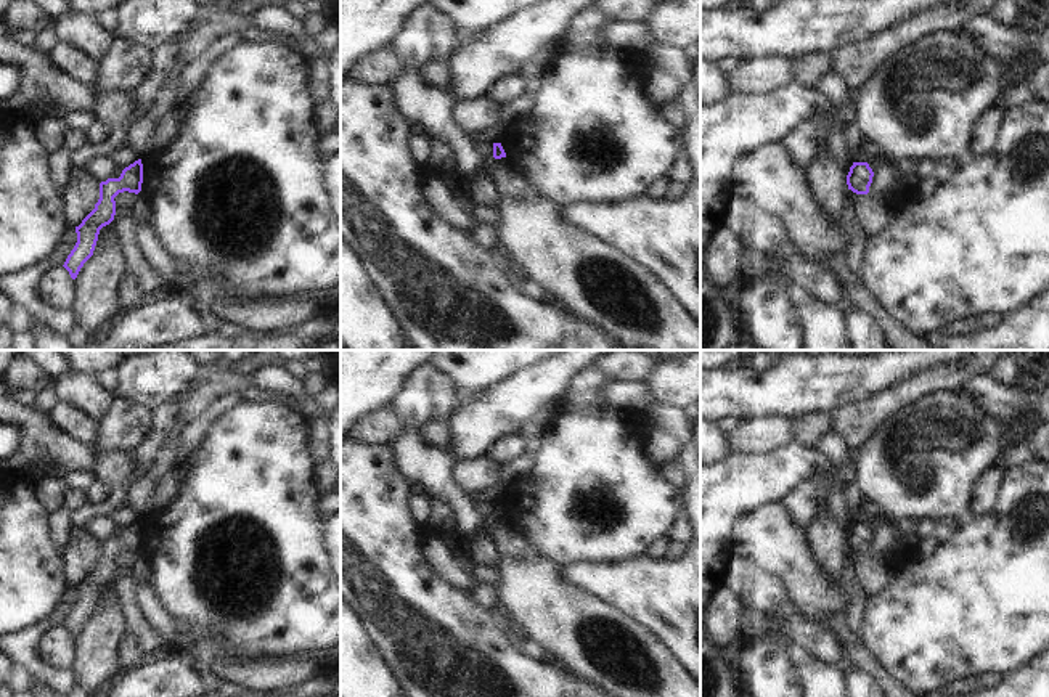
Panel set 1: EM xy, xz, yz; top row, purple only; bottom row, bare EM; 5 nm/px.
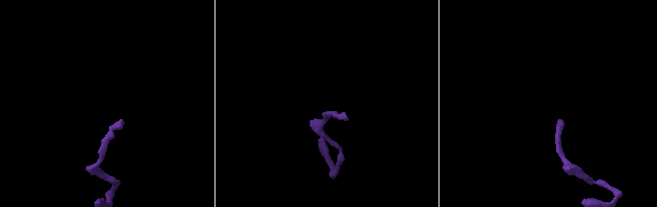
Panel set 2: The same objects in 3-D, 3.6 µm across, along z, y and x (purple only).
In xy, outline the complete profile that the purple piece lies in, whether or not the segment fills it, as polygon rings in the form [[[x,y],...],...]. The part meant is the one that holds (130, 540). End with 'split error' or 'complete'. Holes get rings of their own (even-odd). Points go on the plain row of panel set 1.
[[[141,519],[125,527],[119,538],[108,538],[100,543],[100,559],[95,569],[76,586],[77,602],[64,622],[64,628],[76,639],[84,623],[93,615],[100,589],[109,585],[116,575],[114,557],[129,551],[138,554],[143,543]]]; complete

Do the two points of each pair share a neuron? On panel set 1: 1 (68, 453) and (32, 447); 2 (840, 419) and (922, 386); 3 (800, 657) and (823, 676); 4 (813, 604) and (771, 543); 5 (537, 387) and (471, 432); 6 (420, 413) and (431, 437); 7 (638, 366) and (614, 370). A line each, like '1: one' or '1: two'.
1: one
2: one
3: one
4: one
5: one
6: two
7: one

